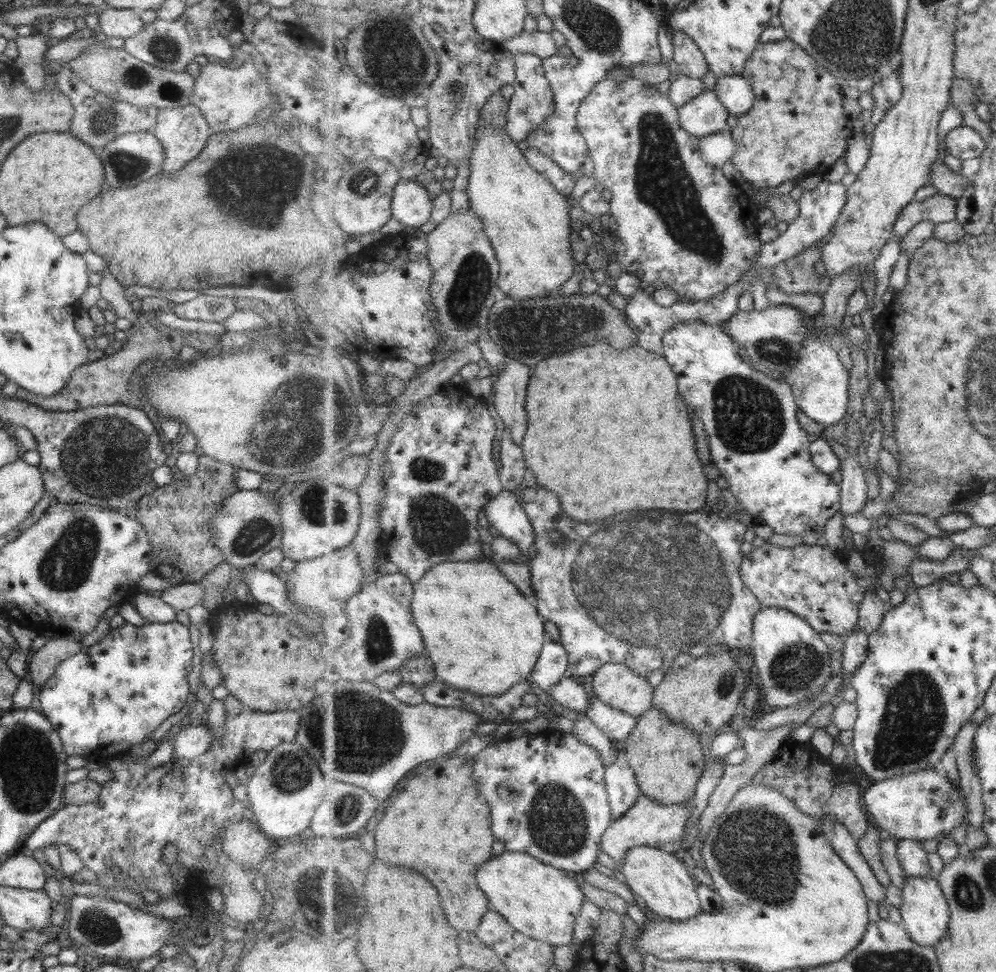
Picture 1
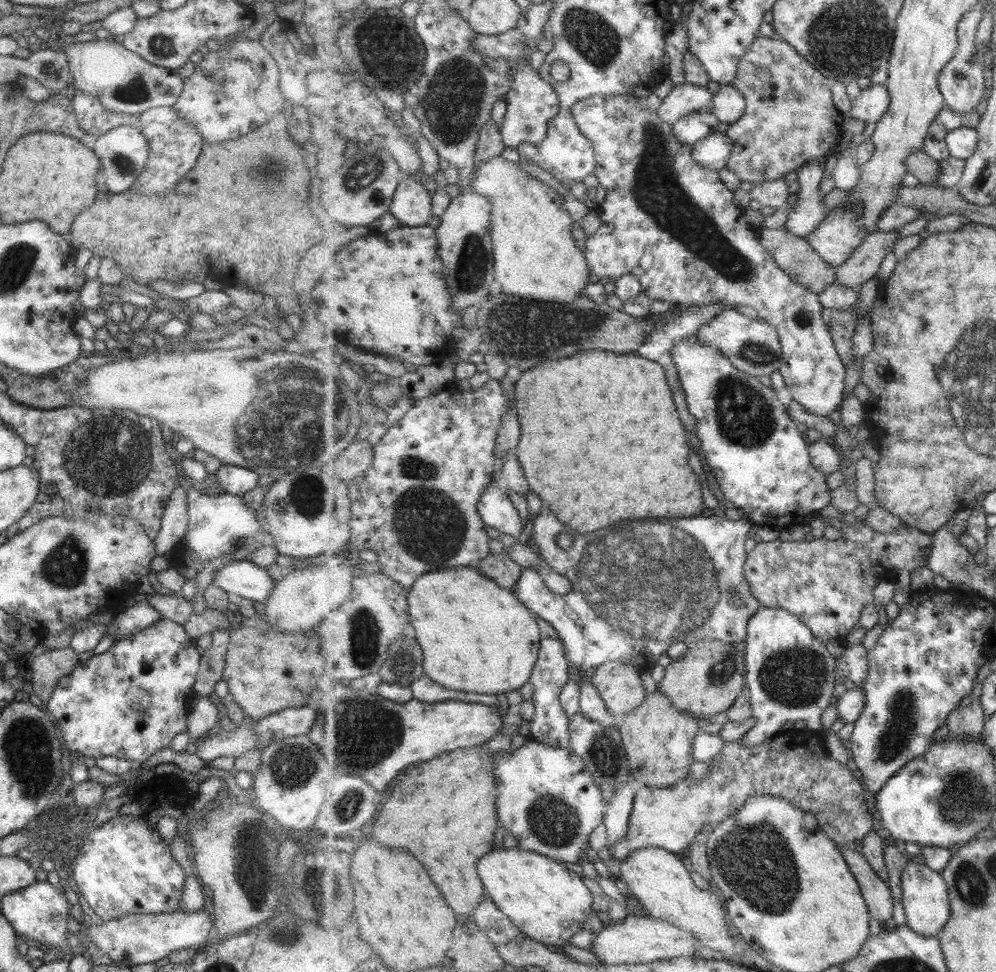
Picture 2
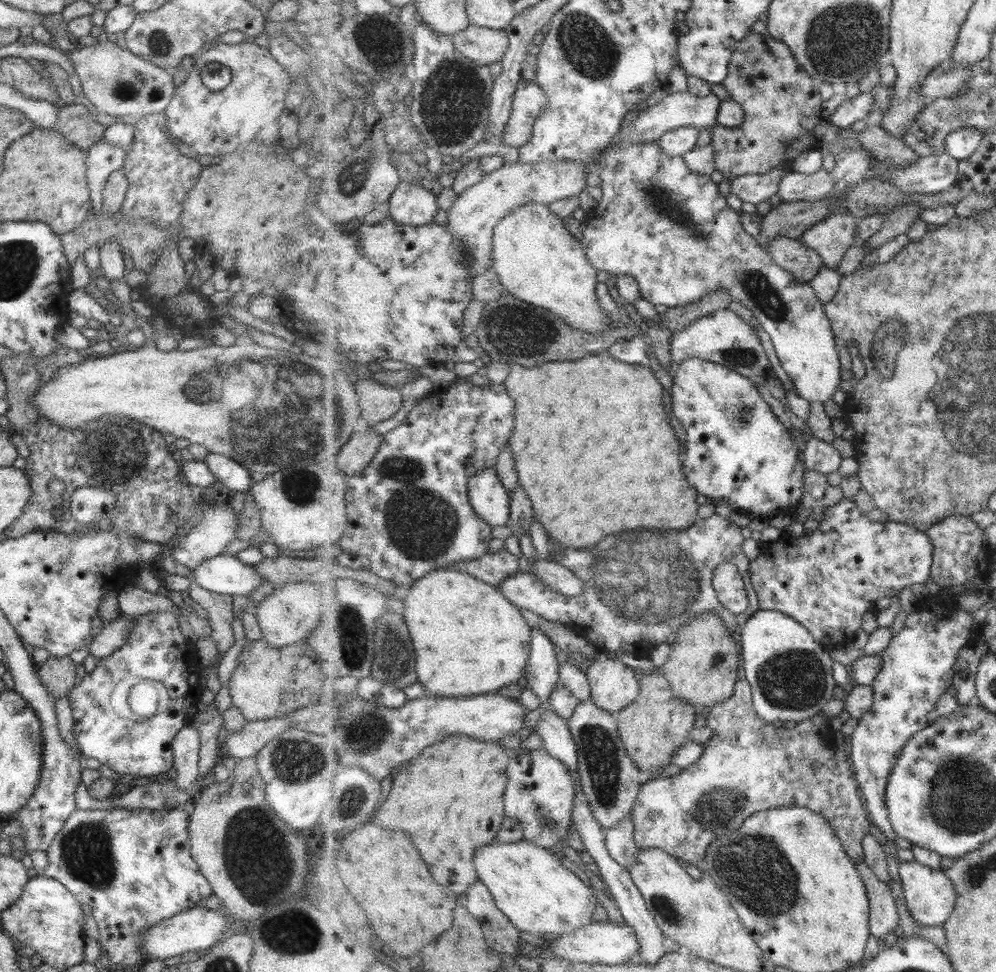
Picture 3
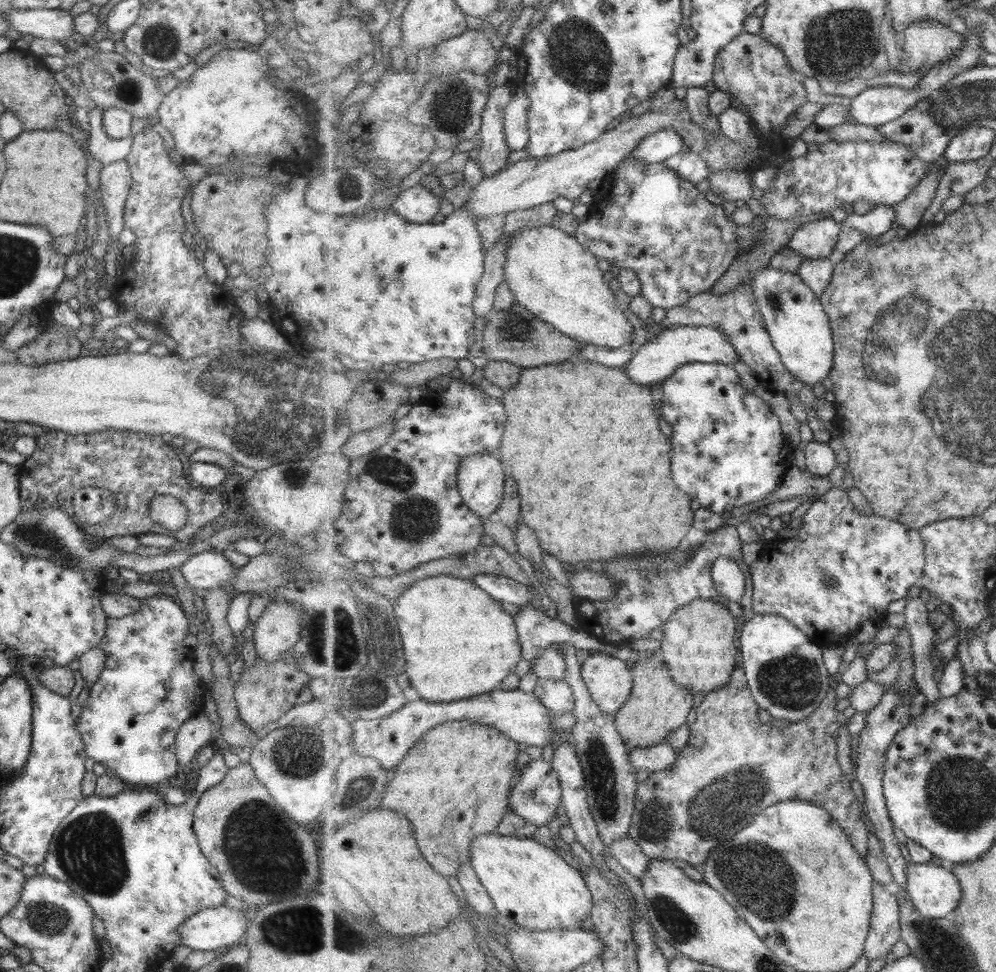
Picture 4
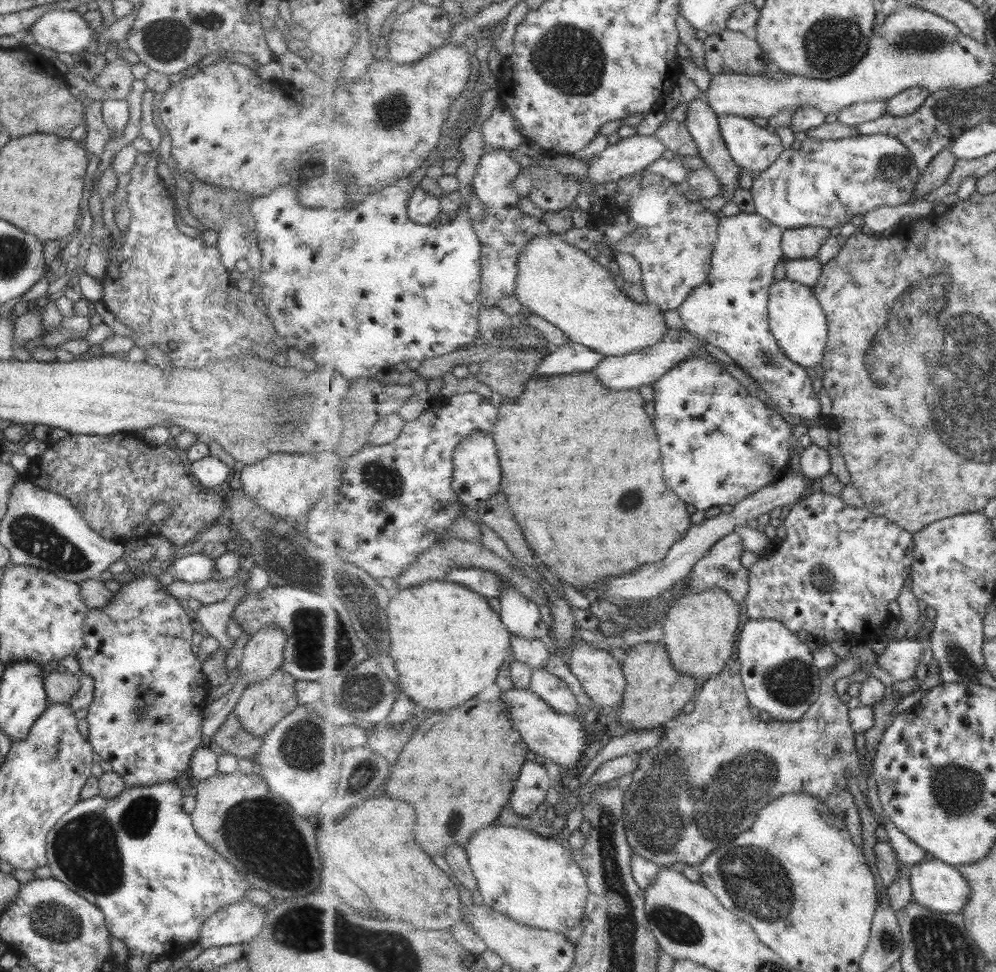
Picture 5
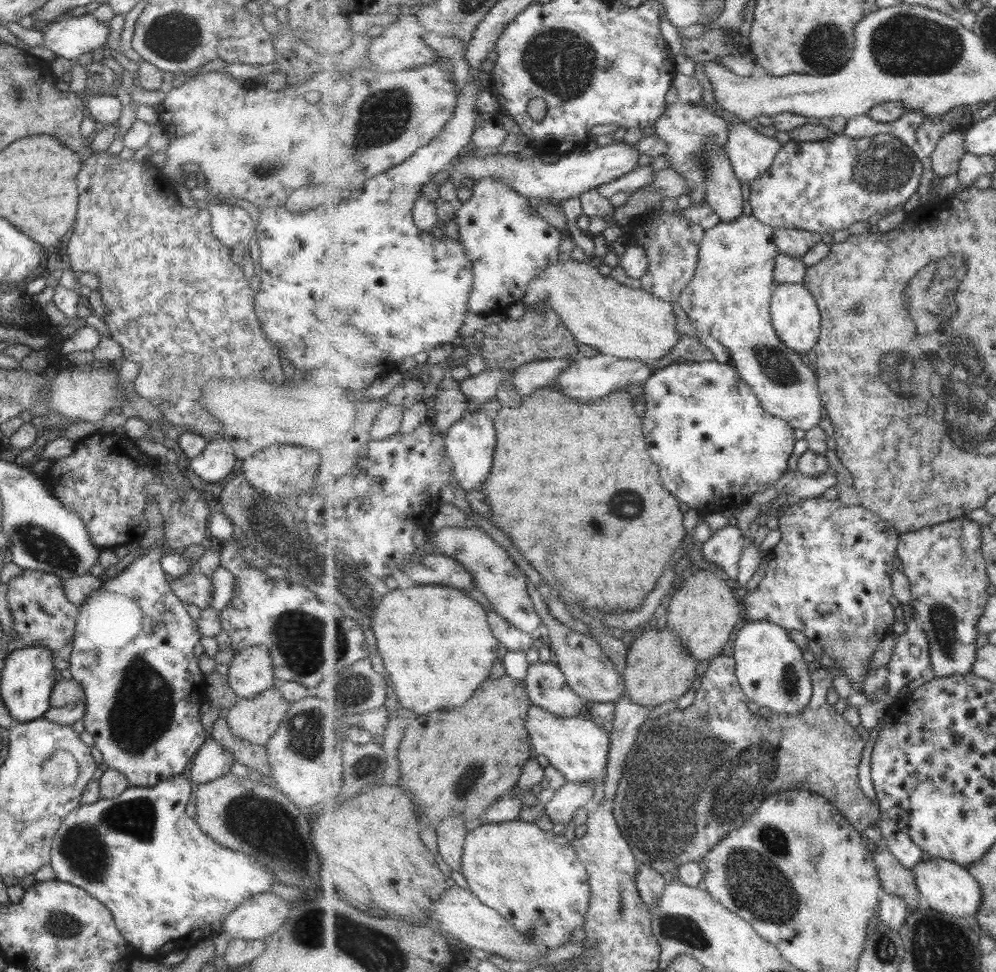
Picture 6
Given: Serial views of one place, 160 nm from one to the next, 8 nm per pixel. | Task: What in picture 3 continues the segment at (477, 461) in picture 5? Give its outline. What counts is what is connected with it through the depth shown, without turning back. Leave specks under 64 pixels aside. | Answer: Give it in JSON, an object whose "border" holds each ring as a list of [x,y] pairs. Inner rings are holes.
{"border":[[[495,468],[476,472],[470,478],[469,489],[471,504],[483,520],[493,526],[508,526],[512,498]]]}

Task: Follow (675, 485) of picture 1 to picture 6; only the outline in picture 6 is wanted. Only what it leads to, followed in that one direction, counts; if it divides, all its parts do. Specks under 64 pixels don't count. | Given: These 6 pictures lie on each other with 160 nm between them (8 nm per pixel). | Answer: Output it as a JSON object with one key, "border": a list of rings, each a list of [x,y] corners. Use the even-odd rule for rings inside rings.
{"border":[[[550,385],[524,397],[518,408],[501,407],[494,419],[494,426],[498,432],[498,446],[494,454],[495,468],[490,474],[491,478],[482,484],[482,491],[485,493],[486,501],[491,505],[494,512],[493,519],[499,529],[510,536],[511,544],[518,548],[528,563],[542,575],[543,581],[550,586],[553,595],[566,598],[568,602],[577,603],[585,611],[597,615],[601,612],[639,610],[649,592],[653,592],[671,556],[681,547],[681,542],[685,540],[688,532],[684,524],[684,512],[681,512],[681,501],[670,489],[663,488],[661,484],[660,468],[650,455],[643,419],[635,412],[633,395],[621,390],[601,399],[583,402],[573,396],[567,396],[562,388]]]}

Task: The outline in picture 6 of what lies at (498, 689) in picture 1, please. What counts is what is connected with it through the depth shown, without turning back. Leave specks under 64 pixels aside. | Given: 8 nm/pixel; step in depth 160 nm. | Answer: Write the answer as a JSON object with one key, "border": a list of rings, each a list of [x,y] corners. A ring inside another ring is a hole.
{"border":[[[417,584],[396,588],[381,599],[372,619],[371,630],[379,642],[377,648],[385,660],[386,672],[391,674],[392,684],[395,684],[398,702],[419,715],[463,706],[491,676],[500,640],[491,630],[488,612],[477,600],[465,596],[462,589]]]}

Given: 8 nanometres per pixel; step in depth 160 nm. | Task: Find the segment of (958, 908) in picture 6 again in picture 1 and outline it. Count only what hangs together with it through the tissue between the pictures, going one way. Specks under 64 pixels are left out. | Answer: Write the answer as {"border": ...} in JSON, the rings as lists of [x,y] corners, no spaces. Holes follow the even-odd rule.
{"border":[[[908,876],[902,890],[900,914],[902,924],[910,932],[911,938],[923,946],[935,946],[950,930],[950,904],[943,894],[938,879]]]}

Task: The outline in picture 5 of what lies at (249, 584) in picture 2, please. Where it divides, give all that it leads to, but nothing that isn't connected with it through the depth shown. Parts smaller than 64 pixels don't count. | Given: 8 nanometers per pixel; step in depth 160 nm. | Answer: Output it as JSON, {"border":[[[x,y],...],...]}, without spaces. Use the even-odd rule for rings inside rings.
{"border":[[[202,553],[186,554],[174,559],[170,566],[175,581],[203,582],[214,577],[214,562]]]}

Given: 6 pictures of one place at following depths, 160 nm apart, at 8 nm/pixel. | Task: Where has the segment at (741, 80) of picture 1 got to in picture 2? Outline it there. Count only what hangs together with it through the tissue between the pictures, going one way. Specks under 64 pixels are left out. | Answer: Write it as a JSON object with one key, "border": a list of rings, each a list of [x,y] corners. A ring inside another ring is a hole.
{"border":[[[732,83],[721,85],[714,94],[715,116],[729,125],[737,122],[746,111],[746,97]]]}

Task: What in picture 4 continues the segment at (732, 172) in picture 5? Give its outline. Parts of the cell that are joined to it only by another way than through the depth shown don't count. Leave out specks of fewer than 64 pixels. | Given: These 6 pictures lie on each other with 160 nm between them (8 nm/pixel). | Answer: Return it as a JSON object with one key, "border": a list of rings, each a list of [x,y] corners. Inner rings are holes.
{"border":[[[693,86],[688,89],[684,98],[688,106],[688,116],[701,128],[708,132],[720,132],[720,123],[717,117],[711,112],[709,106],[711,92],[705,90],[703,86]]]}

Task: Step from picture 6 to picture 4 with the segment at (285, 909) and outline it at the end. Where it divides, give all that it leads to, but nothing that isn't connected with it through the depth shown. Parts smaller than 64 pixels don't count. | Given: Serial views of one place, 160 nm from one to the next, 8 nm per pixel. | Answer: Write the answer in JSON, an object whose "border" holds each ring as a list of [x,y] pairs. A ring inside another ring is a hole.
{"border":[[[224,905],[204,908],[179,925],[179,942],[193,951],[224,951],[242,942],[250,915]]]}

